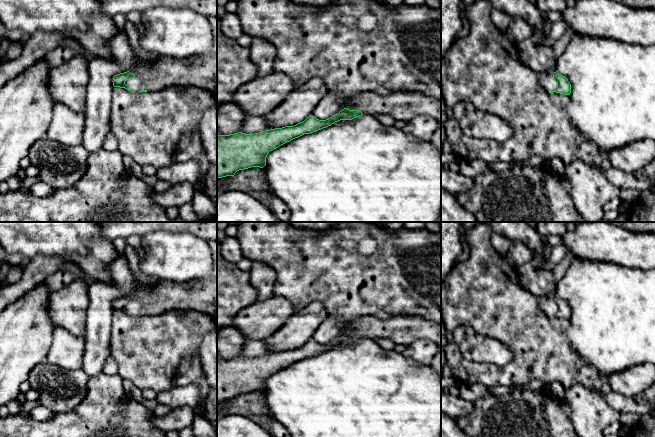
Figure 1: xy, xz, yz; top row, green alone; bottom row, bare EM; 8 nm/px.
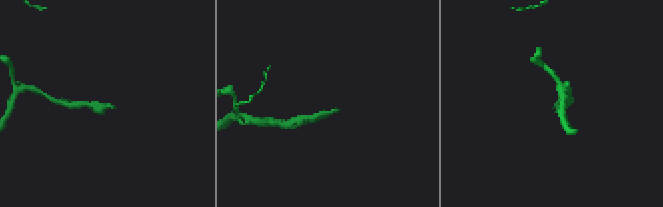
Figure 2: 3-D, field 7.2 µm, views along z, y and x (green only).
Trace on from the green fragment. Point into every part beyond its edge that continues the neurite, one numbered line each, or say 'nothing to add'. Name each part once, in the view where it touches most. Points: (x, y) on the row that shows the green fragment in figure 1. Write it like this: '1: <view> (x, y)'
1: xy (200, 70)

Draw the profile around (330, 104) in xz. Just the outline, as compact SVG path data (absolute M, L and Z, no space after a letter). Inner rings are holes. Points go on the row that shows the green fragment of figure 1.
M328 93L318 102L312 114L319 120L326 120L347 108L349 100L350 98L340 98Z

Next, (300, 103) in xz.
M311 78L302 86L291 91L278 107L264 115L267 122L266 130L294 126L303 122L328 93L329 91L321 78Z

